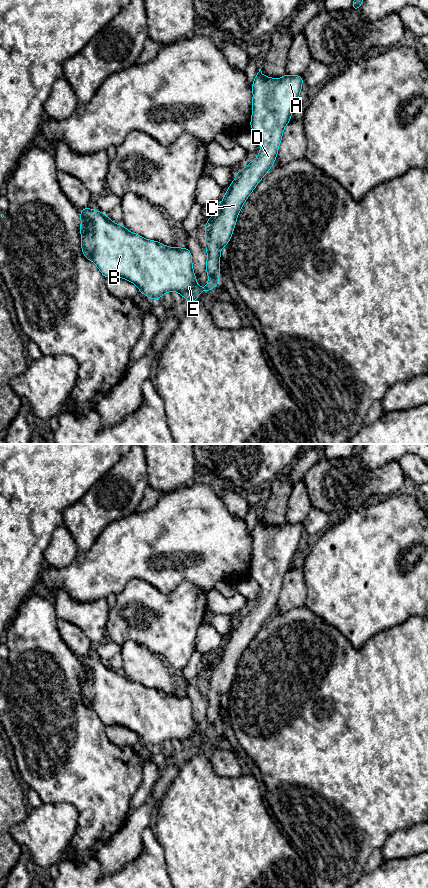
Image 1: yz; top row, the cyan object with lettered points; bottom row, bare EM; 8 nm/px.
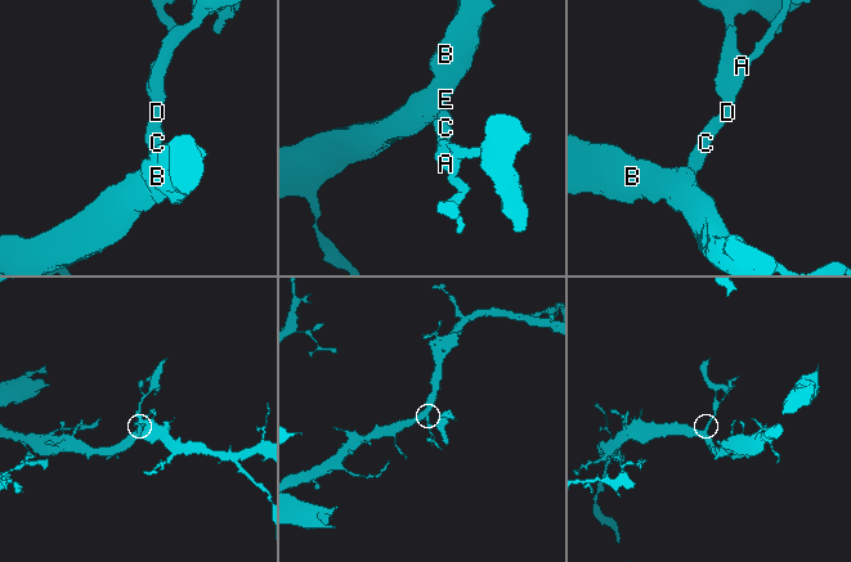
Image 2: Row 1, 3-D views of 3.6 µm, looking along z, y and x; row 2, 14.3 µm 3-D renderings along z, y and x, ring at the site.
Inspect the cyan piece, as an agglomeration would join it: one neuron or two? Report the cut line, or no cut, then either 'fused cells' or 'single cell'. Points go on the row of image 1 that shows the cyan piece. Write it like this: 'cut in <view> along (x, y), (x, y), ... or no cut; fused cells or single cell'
no cut; single cell

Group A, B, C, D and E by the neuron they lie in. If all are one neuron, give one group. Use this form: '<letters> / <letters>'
A B C D E

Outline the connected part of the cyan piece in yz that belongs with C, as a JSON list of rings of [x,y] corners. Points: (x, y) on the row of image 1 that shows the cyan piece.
[[[259,69],[254,81],[252,83],[253,101],[252,101],[252,119],[249,127],[253,129],[260,138],[261,149],[256,159],[250,162],[242,171],[238,171],[234,181],[226,190],[224,200],[219,203],[217,210],[209,218],[205,224],[206,234],[206,251],[207,262],[206,271],[209,277],[208,284],[204,288],[200,288],[196,282],[196,276],[192,266],[192,255],[188,248],[167,247],[164,244],[144,239],[142,236],[128,231],[123,225],[115,224],[110,220],[106,214],[92,210],[89,207],[83,208],[80,211],[80,234],[82,236],[82,252],[85,258],[93,261],[98,267],[104,278],[120,277],[134,283],[139,291],[151,300],[158,300],[162,295],[169,291],[179,292],[187,302],[195,302],[198,295],[204,291],[210,291],[219,283],[220,278],[220,252],[224,245],[228,245],[233,230],[236,225],[238,214],[244,202],[248,199],[250,193],[255,189],[259,181],[266,175],[270,168],[274,165],[277,158],[278,148],[282,140],[282,134],[287,123],[292,119],[291,114],[295,104],[299,101],[299,94],[303,84],[303,75],[289,75],[286,74],[281,79],[265,77]]]

